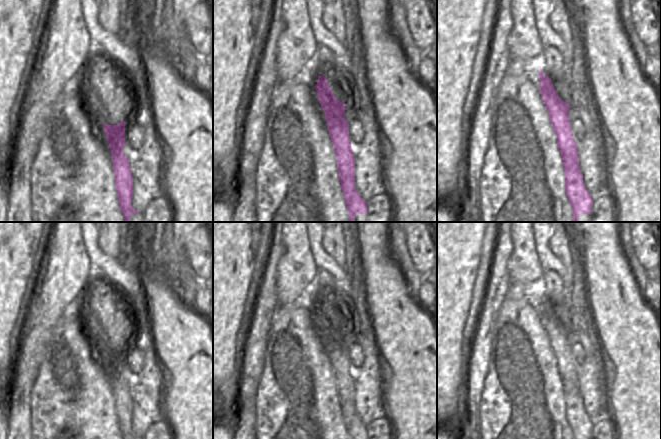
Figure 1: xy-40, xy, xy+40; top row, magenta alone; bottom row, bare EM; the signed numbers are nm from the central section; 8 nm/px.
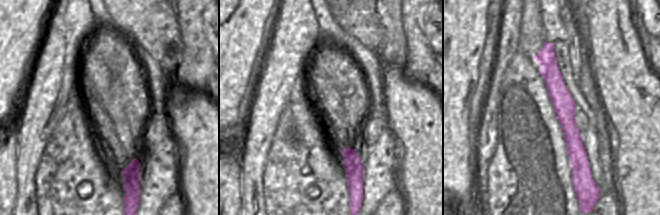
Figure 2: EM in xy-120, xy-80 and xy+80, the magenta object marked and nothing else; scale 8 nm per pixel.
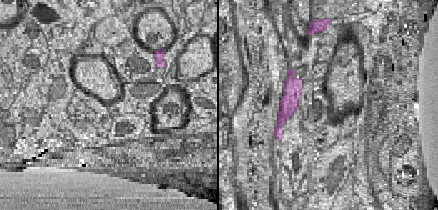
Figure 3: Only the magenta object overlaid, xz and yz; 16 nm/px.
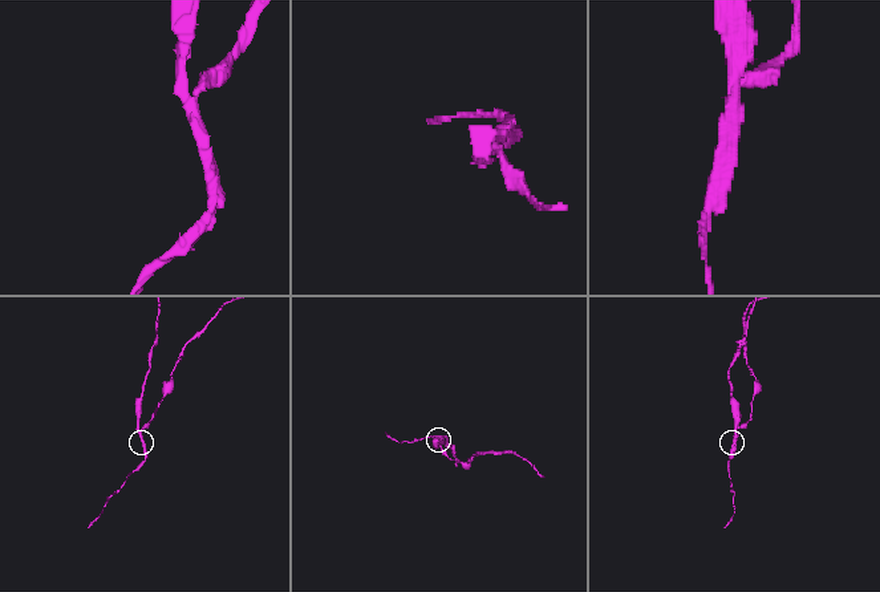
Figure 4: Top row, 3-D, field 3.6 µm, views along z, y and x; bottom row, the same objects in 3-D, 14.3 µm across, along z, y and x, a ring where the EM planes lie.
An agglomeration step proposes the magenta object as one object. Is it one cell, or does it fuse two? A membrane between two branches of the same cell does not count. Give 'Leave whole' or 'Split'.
Split.

